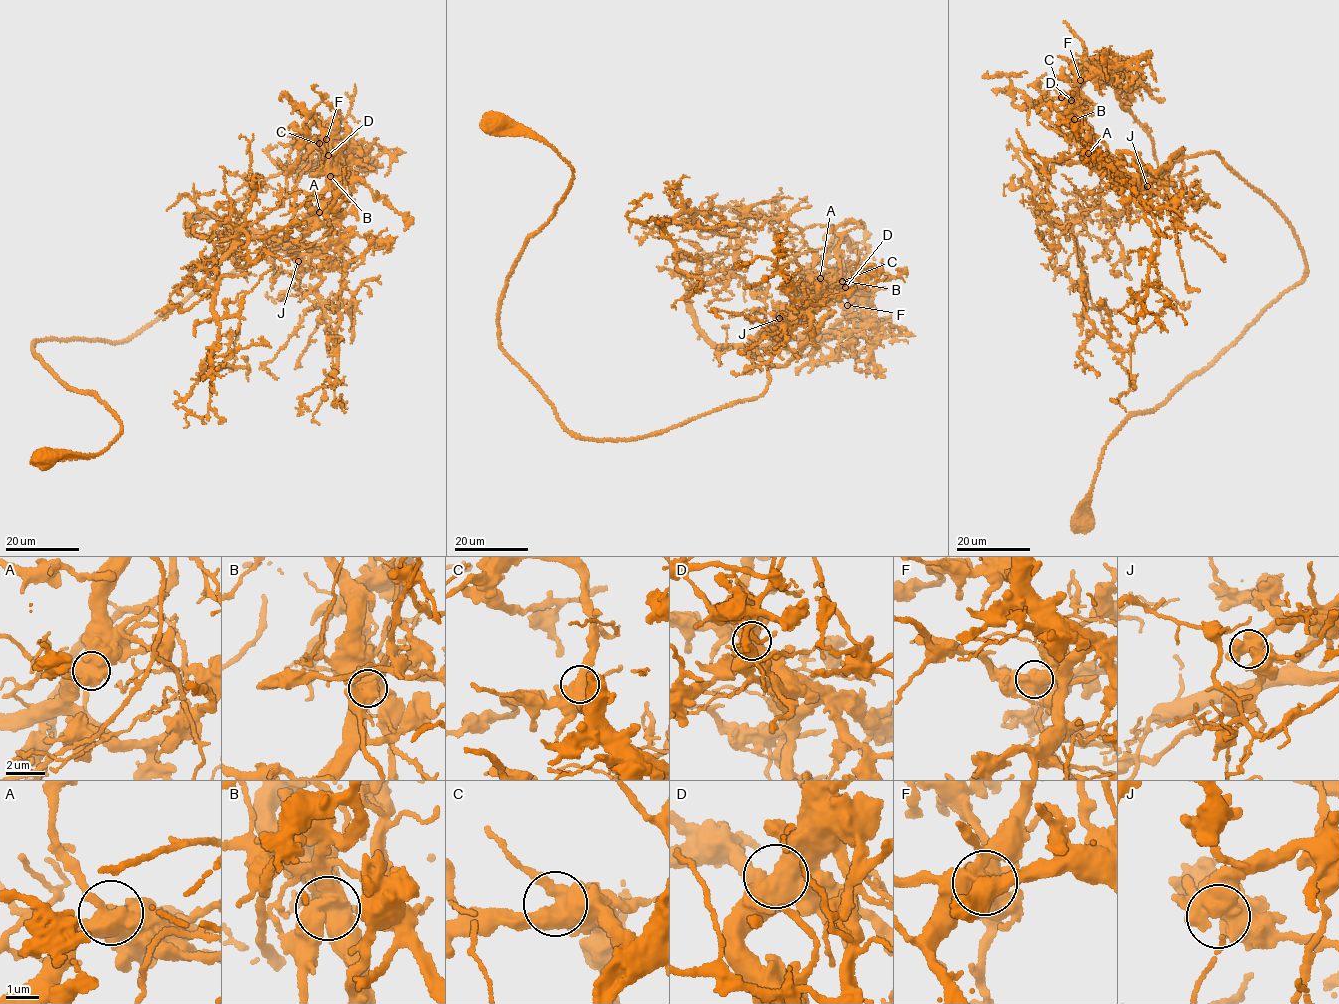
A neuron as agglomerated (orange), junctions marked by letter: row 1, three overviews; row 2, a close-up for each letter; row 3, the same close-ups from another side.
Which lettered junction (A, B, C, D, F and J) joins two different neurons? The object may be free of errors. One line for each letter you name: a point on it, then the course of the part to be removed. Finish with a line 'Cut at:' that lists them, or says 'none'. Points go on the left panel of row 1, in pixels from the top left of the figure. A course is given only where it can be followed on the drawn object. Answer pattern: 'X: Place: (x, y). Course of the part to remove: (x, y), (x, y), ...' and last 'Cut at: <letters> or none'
B: Place: (330, 176). Course of the part to remove: (330, 176), (330, 190), (333, 194), (330, 211), (321, 224), (303, 233), (288, 254)
Cut at: B

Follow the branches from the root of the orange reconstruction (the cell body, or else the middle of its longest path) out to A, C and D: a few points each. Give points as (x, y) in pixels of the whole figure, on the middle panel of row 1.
A: (498, 122), (574, 173), (498, 322), (502, 351), (581, 437), (646, 436), (759, 397), (758, 339), (820, 278)
C: (498, 122), (574, 173), (498, 322), (581, 437), (759, 397), (765, 328), (842, 281)
D: (498, 122), (574, 173), (498, 322), (581, 437), (759, 397), (765, 328), (813, 283), (845, 287)

